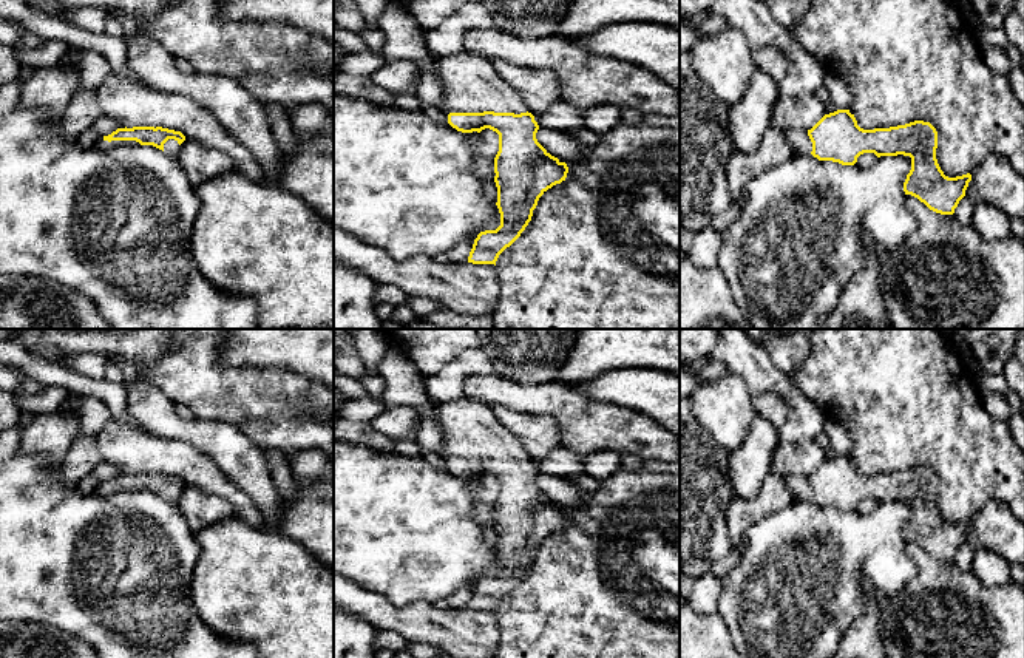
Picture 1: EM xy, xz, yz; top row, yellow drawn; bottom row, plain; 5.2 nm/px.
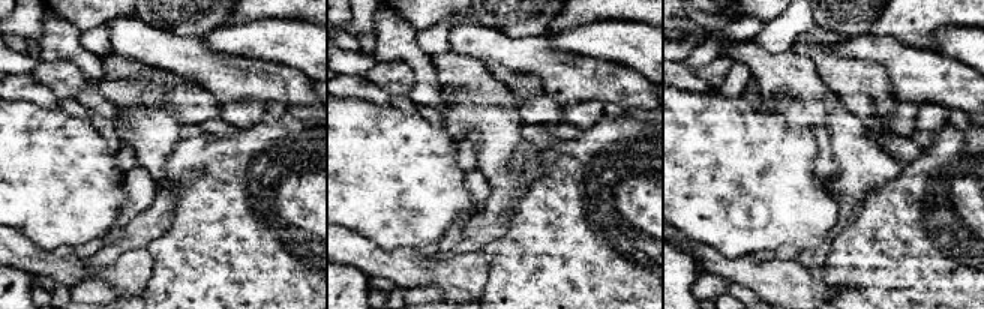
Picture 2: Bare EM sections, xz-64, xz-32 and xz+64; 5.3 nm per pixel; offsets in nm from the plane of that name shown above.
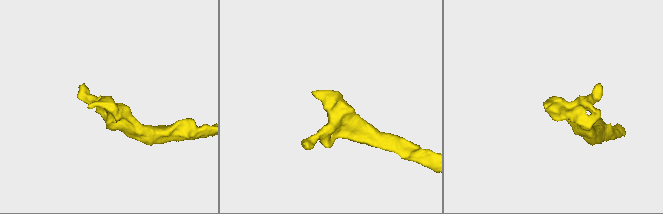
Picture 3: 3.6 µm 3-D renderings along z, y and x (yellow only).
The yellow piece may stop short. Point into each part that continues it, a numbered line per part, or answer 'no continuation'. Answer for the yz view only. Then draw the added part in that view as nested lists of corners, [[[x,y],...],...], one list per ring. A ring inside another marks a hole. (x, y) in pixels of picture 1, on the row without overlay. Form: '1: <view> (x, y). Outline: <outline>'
1: yz (799, 485). Outline: [[[791,476],[783,479],[788,490],[795,496],[797,500],[811,500],[812,488],[805,476]]]

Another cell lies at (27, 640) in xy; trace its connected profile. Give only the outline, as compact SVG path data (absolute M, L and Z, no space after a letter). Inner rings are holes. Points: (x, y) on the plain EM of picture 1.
M15 624L0 633L0 658L99 658L83 639L46 624Z

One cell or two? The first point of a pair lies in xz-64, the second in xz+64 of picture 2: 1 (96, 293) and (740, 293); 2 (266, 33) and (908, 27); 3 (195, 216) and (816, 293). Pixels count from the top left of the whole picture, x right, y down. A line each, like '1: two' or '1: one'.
1: one
2: two
3: two

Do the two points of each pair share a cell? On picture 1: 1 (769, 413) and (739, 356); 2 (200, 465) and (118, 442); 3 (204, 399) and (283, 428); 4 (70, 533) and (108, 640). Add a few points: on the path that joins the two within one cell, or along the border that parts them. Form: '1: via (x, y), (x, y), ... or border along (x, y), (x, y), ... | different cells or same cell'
1: border along (752, 397), (780, 399), (780, 427) | different cells
2: via (179, 459), (138, 451) | same cell
3: via (224, 399), (254, 399), (263, 408) | same cell
4: via (96, 558), (108, 572), (108, 604), (105, 612) | same cell

